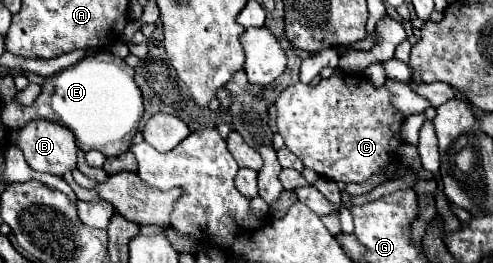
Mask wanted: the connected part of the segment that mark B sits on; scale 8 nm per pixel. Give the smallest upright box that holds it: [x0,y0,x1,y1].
[16,122,78,176]

